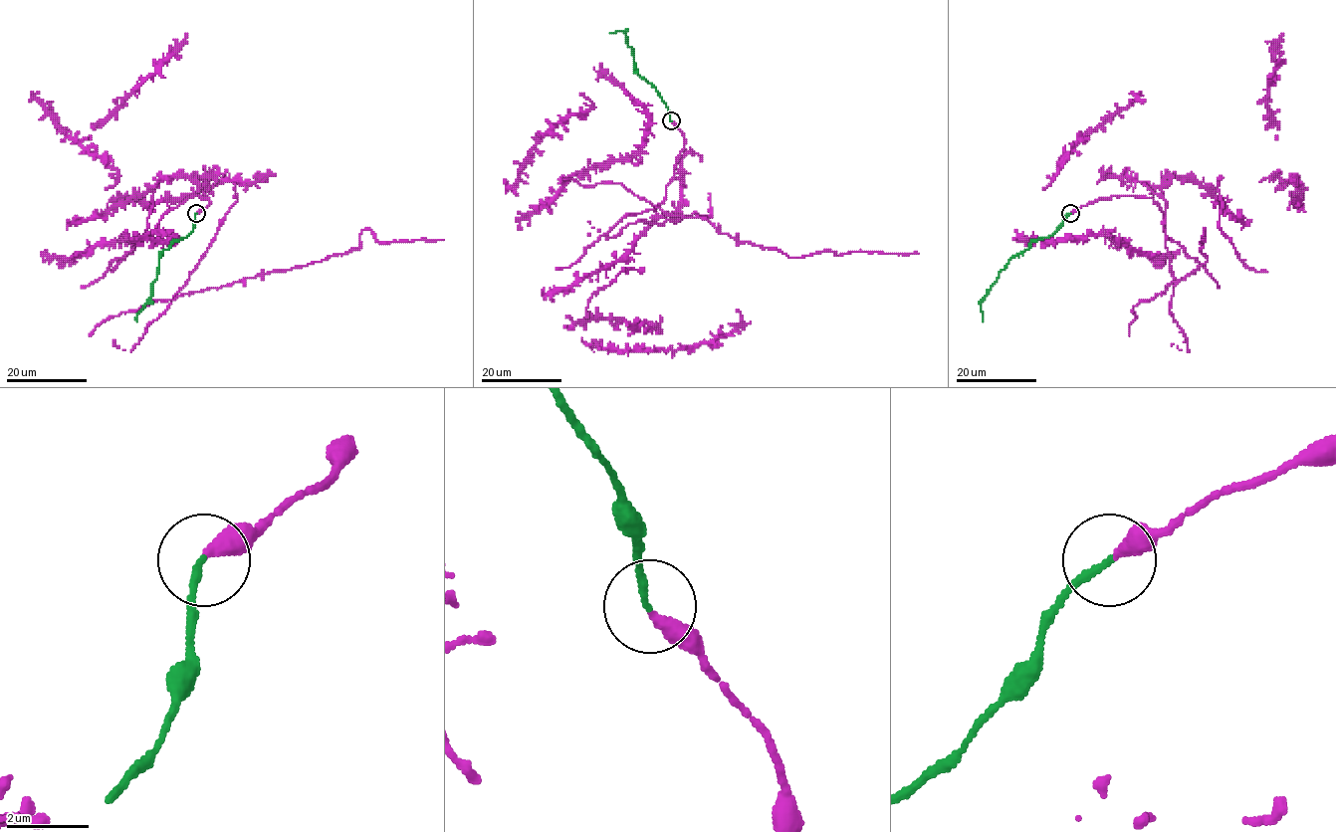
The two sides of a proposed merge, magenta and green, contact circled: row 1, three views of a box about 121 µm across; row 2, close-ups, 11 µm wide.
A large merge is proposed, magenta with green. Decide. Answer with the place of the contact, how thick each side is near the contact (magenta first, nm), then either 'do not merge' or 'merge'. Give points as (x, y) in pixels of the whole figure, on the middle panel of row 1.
place (671, 120); calibres 320 and 180 nm; merge

